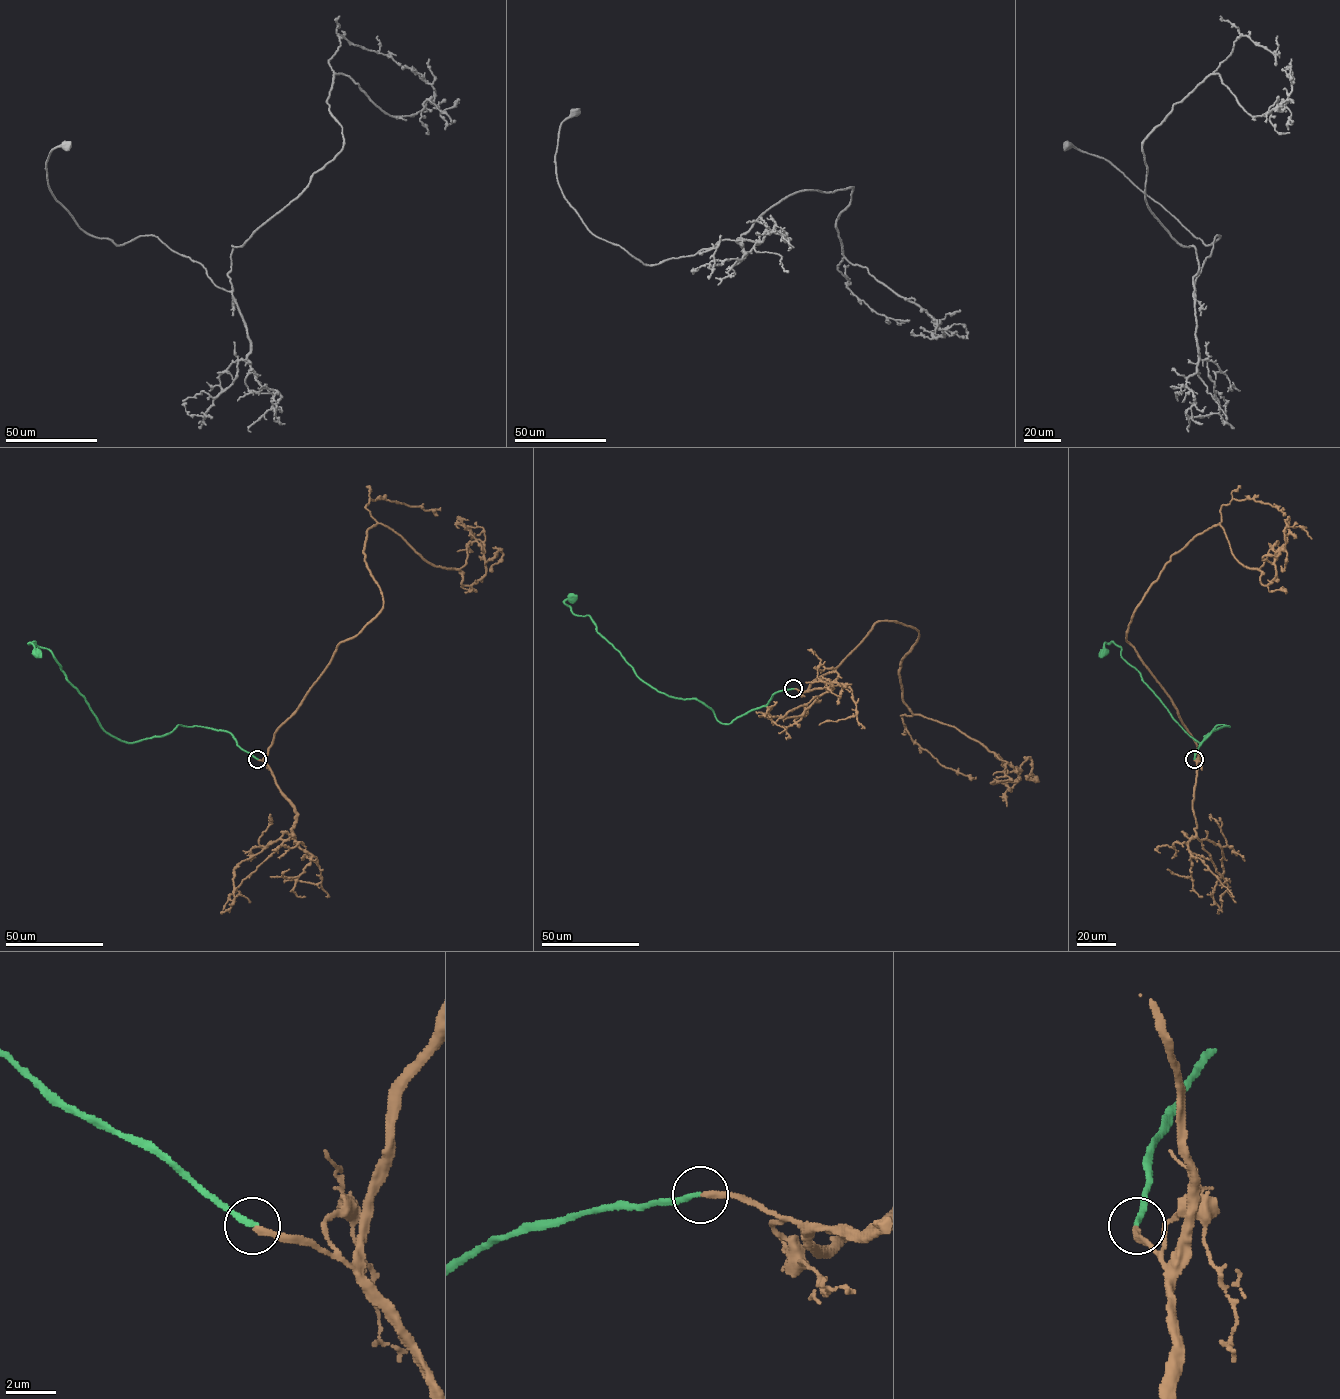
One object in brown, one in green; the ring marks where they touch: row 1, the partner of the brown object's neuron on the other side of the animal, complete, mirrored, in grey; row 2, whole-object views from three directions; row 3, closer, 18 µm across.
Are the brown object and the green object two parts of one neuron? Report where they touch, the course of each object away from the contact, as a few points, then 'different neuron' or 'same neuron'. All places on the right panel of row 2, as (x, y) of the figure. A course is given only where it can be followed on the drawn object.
place (1194, 759); course brown (1194, 759), (1191, 734), (1126, 641), (1133, 613), (1170, 557), (1219, 523), (1265, 585), (1284, 528), (1312, 539); course green (1194, 759), (1213, 730), (1229, 726), (1217, 725), (1199, 742), (1121, 657), (1119, 646), (1105, 642), (1103, 653); same neuron

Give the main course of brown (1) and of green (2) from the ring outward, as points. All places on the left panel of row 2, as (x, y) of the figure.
1: (257, 759), (381, 610), (369, 528), (465, 585), (485, 574), (484, 530), (471, 539)
2: (257, 759), (229, 732), (201, 726), (124, 741), (102, 728), (48, 649), (29, 642), (38, 653)

